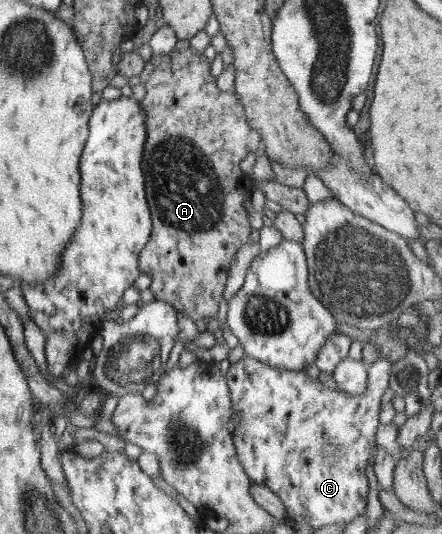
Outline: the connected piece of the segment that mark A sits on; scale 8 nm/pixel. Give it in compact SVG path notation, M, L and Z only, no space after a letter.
M189 47L185 51L173 50L173 52L164 56L153 54L151 60L145 63L145 69L140 78L147 91L141 103L147 139L145 139L145 147L143 147L143 155L141 155L141 168L143 168L143 176L145 176L145 197L147 204L149 204L149 210L151 210L153 230L149 241L145 243L145 247L141 249L139 254L139 272L151 276L150 288L155 299L173 305L178 311L181 311L185 316L195 321L207 316L216 316L223 290L225 290L231 260L237 254L237 250L243 244L249 242L249 233L252 226L249 222L249 216L247 216L247 210L245 210L245 202L249 199L252 192L253 181L248 174L241 170L240 162L249 153L257 151L261 138L255 130L252 130L247 125L243 104L238 100L237 94L233 93L232 90L228 93L223 93L217 88L215 78L211 77L211 63L203 57L203 54L196 54Z

